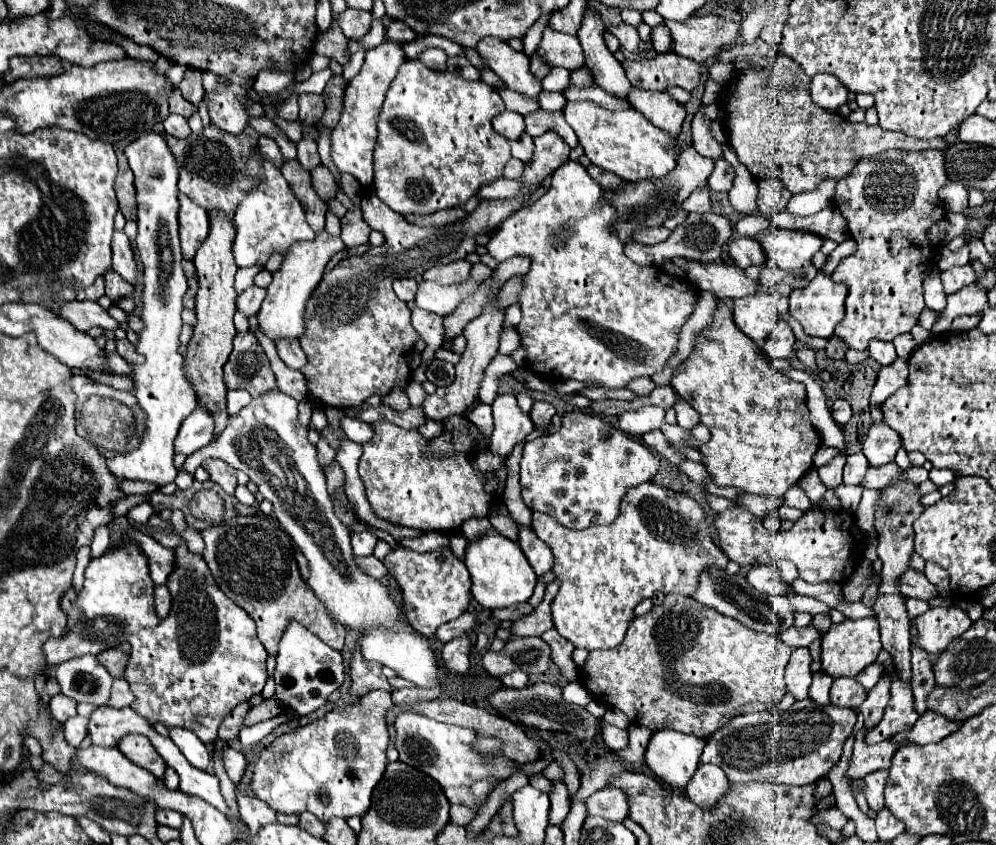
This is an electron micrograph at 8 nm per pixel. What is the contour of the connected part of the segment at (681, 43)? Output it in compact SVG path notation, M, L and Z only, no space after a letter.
M717 15L705 17L689 17L683 23L665 21L671 29L671 37L675 41L675 53L681 57L689 57L697 63L717 55L723 45L731 45L739 27L731 21L725 21Z

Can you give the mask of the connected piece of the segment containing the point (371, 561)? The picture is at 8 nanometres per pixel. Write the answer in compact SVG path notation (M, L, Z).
M369 555L369 557L357 557L357 561L359 561L359 565L363 565L363 569L369 575L373 575L377 579L383 579L383 577L389 575L389 569L385 569L385 565L377 557L373 557L373 555Z

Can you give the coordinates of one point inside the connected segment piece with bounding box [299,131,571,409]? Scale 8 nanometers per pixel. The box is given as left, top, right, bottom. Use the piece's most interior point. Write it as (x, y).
(358, 335)

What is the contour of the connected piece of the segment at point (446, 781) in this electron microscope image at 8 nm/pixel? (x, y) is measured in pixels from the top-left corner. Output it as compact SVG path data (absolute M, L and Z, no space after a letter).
M405 711L395 719L395 731L397 731L395 749L399 751L399 761L431 775L443 787L443 791L451 803L459 803L459 805L467 805L471 809L477 809L477 801L469 793L471 783L485 777L485 775L497 775L501 779L511 777L515 771L515 763L511 759L507 759L507 761L497 759L493 763L493 767L489 767L491 761L487 757L475 753L471 747L471 741L475 739L471 729L447 725L447 723L437 723L437 721L427 719L423 715Z

